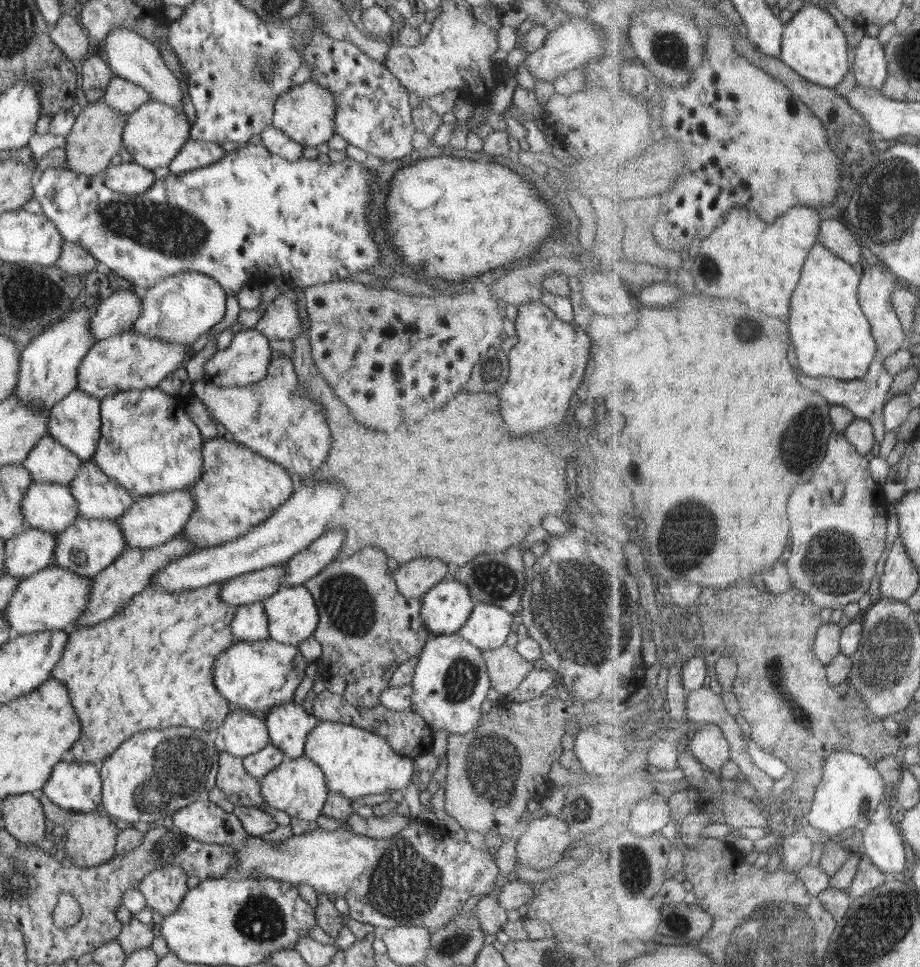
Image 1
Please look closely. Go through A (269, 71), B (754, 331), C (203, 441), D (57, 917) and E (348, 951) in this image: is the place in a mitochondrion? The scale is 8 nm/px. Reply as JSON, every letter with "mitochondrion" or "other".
{"A":"mitochondrion","B":"other","C":"other","D":"other","E":"other"}

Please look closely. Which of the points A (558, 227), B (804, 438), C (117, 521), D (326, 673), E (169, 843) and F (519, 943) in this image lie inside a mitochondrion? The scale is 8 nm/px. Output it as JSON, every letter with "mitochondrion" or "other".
{"A":"other","B":"mitochondrion","C":"other","D":"other","E":"mitochondrion","F":"other"}

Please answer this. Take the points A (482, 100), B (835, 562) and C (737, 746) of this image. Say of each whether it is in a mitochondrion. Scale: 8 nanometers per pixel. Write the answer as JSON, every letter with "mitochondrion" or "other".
{"A":"other","B":"mitochondrion","C":"other"}

